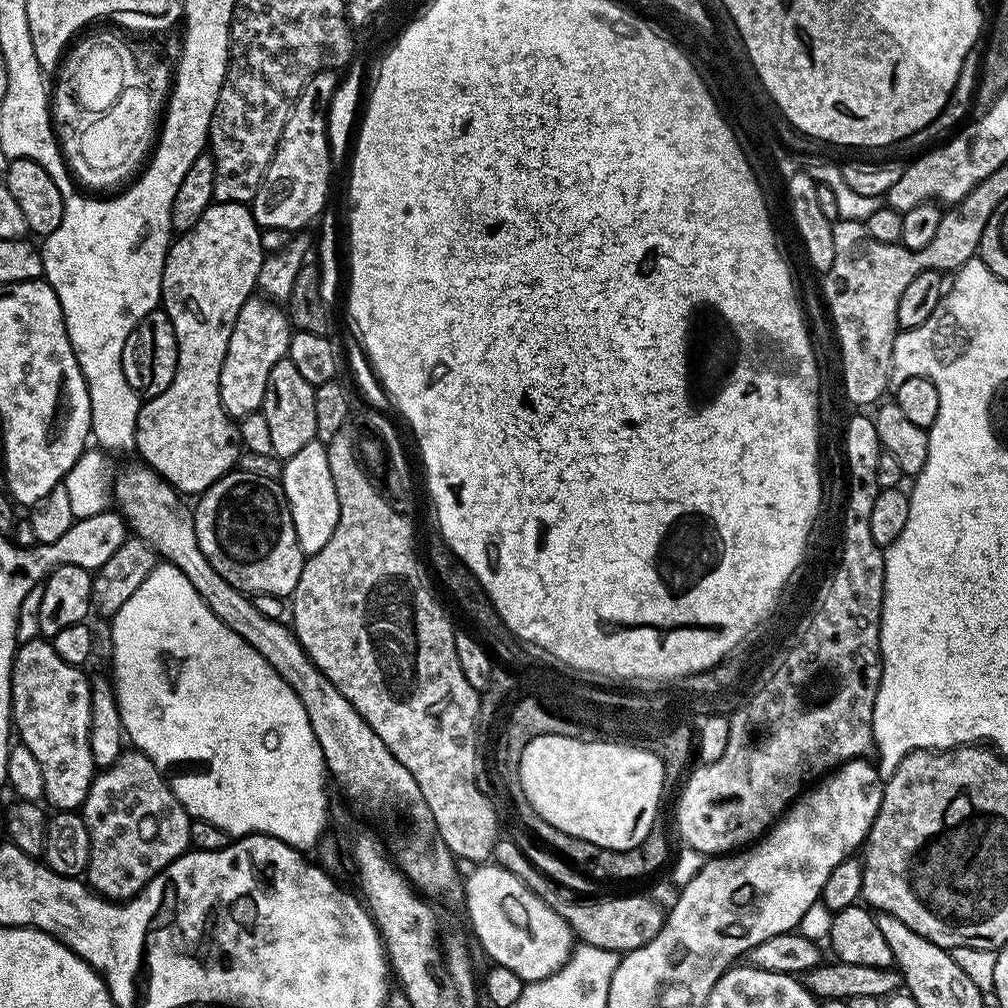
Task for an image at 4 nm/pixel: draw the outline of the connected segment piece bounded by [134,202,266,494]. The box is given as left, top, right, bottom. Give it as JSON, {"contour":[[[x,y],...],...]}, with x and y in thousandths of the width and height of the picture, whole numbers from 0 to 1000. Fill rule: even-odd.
{"contour":[[[211,200],[188,230],[184,230],[178,236],[172,237],[167,248],[165,264],[161,272],[159,296],[161,299],[161,309],[167,313],[169,319],[173,323],[173,331],[177,339],[177,363],[175,364],[175,370],[169,379],[169,383],[165,383],[165,387],[161,387],[161,391],[146,394],[140,400],[137,419],[135,420],[135,439],[133,444],[136,449],[139,447],[138,455],[142,459],[152,464],[165,479],[171,481],[180,490],[188,490],[187,488],[197,490],[203,488],[212,478],[216,478],[216,474],[220,474],[226,468],[231,467],[232,461],[236,456],[236,425],[232,420],[231,414],[226,412],[226,409],[218,398],[218,372],[220,371],[220,363],[224,359],[224,347],[228,343],[228,331],[232,327],[232,319],[236,315],[236,308],[240,308],[242,301],[251,297],[252,291],[255,289],[254,277],[256,276],[256,268],[260,268],[260,260],[264,253],[258,239],[259,229],[258,223],[250,215],[250,208],[247,203]]]}

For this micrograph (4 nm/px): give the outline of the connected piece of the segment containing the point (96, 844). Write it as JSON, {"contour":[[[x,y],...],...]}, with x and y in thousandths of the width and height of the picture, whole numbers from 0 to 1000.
{"contour":[[[120,745],[108,762],[96,765],[81,799],[85,823],[89,827],[89,855],[85,876],[105,893],[122,895],[137,888],[165,859],[188,844],[188,819],[187,805],[177,796],[173,784],[164,774],[162,765],[145,752],[143,746]]]}

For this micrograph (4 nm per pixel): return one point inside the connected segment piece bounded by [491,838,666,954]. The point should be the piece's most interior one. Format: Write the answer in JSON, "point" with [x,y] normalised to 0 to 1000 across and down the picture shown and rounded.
{"point":[615,917]}

